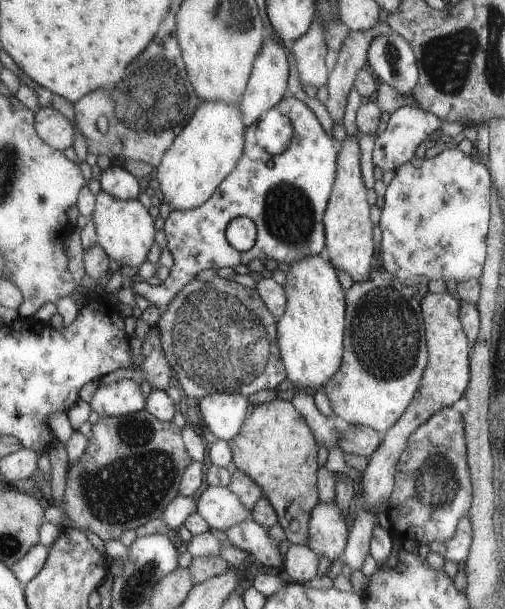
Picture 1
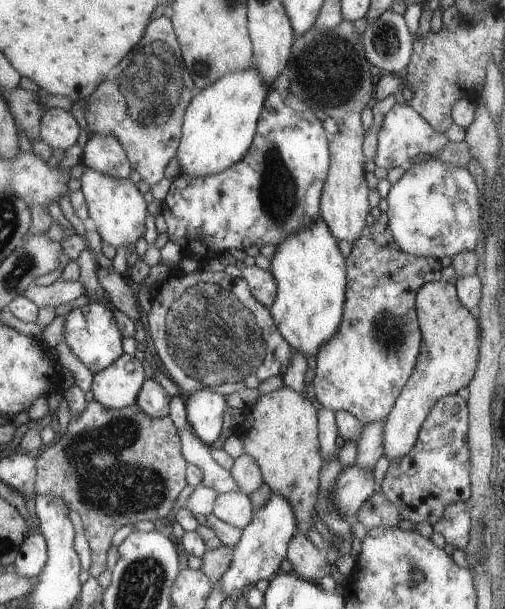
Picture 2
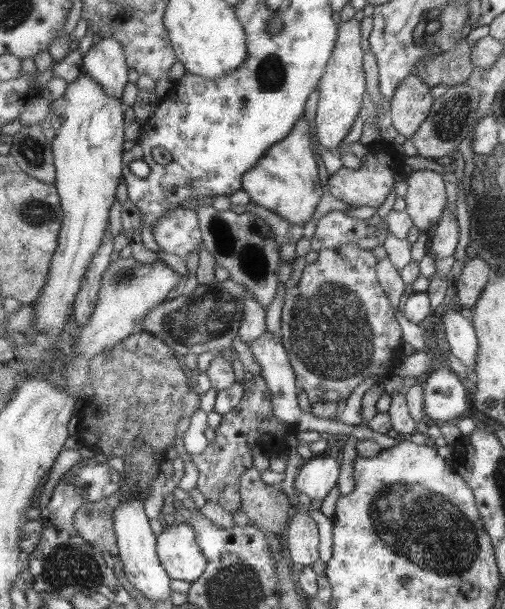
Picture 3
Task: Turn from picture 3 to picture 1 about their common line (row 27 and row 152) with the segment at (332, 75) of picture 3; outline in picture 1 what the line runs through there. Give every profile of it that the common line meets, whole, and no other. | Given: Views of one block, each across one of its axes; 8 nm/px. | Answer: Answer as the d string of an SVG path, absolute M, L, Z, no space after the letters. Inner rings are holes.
M346 137L338 160L337 183L334 184L332 198L325 211L324 256L337 266L338 271L346 272L354 283L366 281L371 272L374 244L372 244L372 222L370 206L366 202L366 186L360 174L360 146L358 138Z

